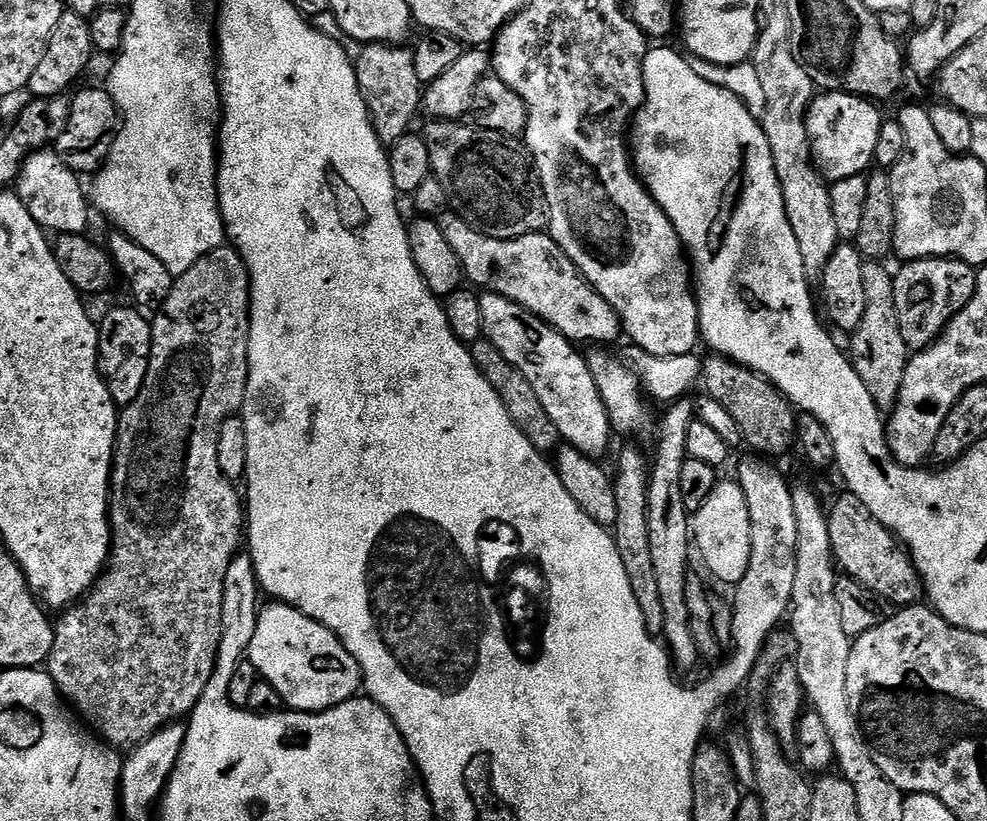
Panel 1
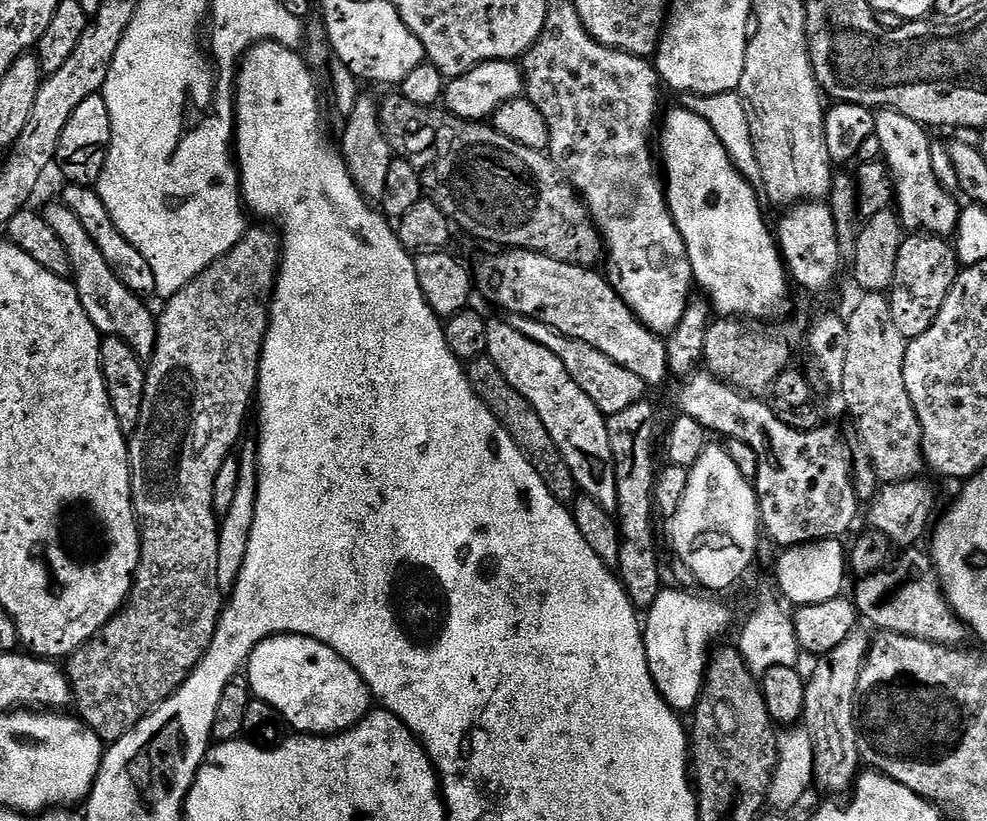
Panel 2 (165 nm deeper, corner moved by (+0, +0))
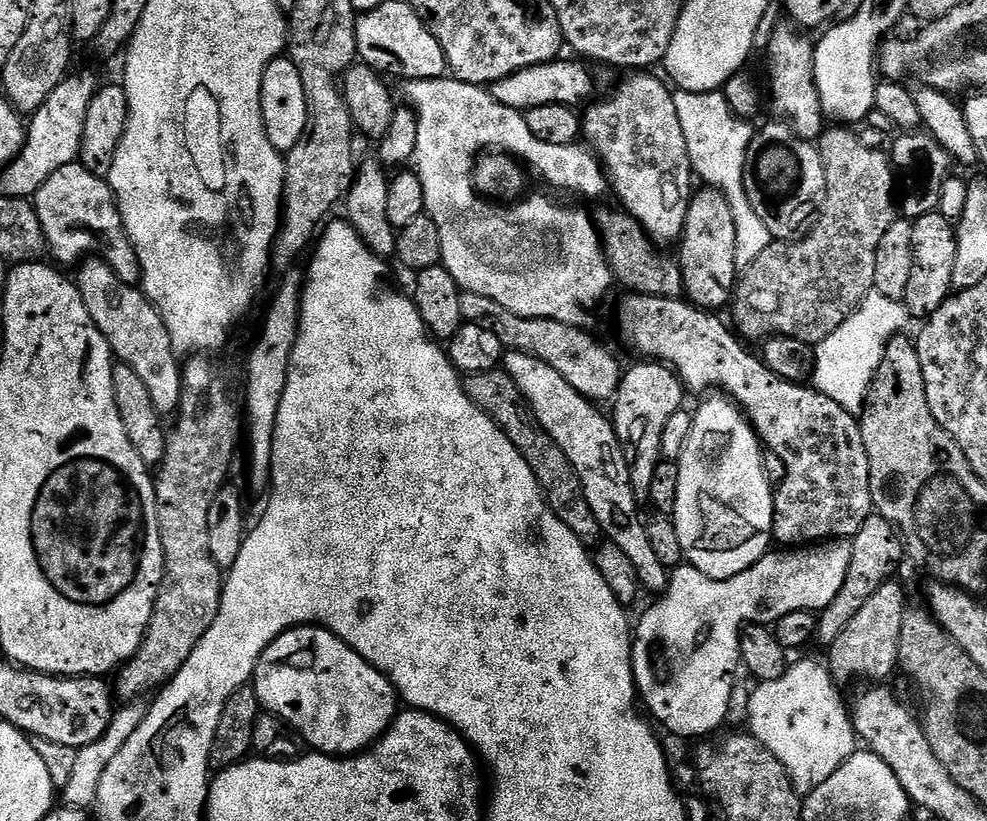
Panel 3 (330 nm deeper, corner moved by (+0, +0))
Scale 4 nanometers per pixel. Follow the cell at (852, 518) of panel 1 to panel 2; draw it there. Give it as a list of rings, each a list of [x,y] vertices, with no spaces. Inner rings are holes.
[[[868,530],[865,536],[856,540],[856,545],[850,548],[850,568],[853,573],[864,576],[856,584],[856,596],[854,603],[859,615],[864,616],[872,624],[877,624],[884,632],[897,632],[901,636],[917,636],[922,640],[930,640],[936,644],[949,646],[960,646],[964,639],[970,634],[964,620],[957,615],[955,609],[949,603],[949,597],[945,592],[940,571],[936,568],[936,561],[932,559],[923,547],[912,546],[907,549],[908,556],[900,556],[897,560],[888,560],[881,568],[876,568],[884,560],[884,544],[886,540],[883,535]]]

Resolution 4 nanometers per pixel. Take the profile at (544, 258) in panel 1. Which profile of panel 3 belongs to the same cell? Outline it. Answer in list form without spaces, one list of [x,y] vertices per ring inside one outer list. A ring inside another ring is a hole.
[[[635,294],[625,297],[616,312],[620,319],[621,338],[634,351],[641,352],[641,357],[675,368],[689,393],[711,393],[713,390],[723,393],[747,416],[761,445],[786,462],[786,478],[775,489],[772,501],[775,543],[780,546],[811,546],[833,538],[855,536],[862,522],[866,522],[866,518],[874,512],[870,494],[870,462],[866,458],[866,442],[862,442],[859,419],[853,413],[842,410],[834,398],[826,398],[826,394],[817,392],[815,387],[795,384],[771,372],[757,353],[755,356],[744,349],[745,341],[727,323],[724,325],[715,311],[697,308],[684,298],[667,300]]]

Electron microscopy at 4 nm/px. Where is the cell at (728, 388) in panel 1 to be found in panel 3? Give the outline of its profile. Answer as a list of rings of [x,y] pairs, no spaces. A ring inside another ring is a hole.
[[[844,126],[825,127],[818,137],[818,147],[826,170],[826,194],[814,223],[799,240],[778,240],[768,245],[739,277],[730,313],[735,331],[745,341],[789,336],[798,338],[798,342],[818,345],[834,334],[876,287],[874,266],[878,266],[878,246],[882,246],[882,234],[898,218],[898,196],[892,193],[894,169],[889,153],[862,146],[859,135]]]

